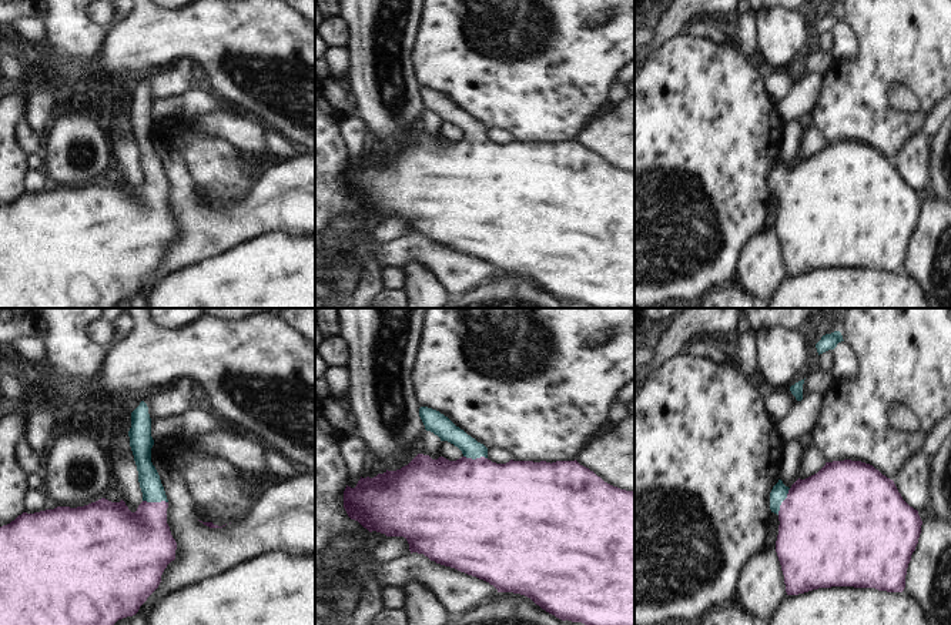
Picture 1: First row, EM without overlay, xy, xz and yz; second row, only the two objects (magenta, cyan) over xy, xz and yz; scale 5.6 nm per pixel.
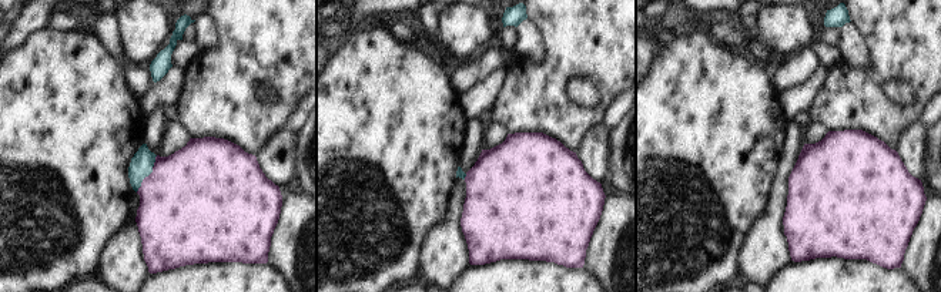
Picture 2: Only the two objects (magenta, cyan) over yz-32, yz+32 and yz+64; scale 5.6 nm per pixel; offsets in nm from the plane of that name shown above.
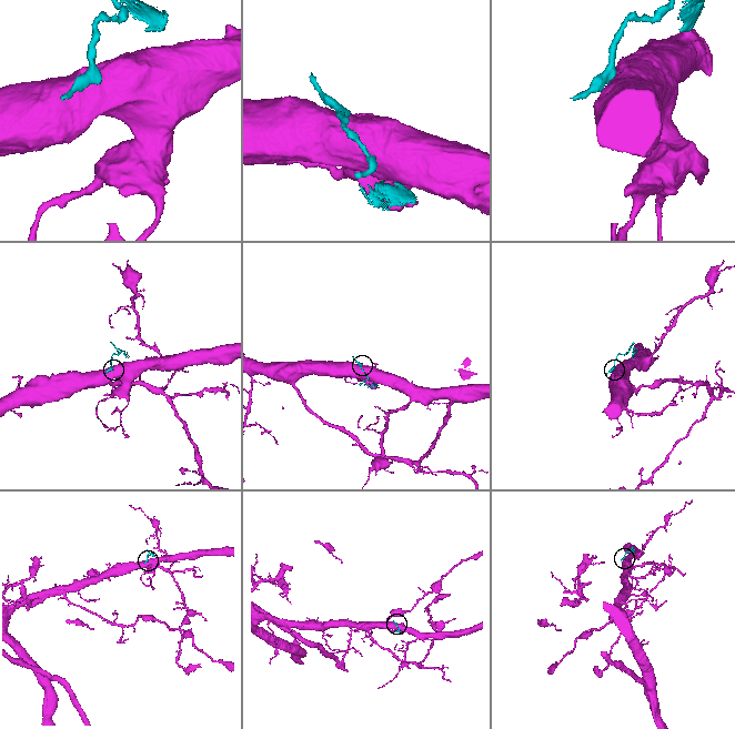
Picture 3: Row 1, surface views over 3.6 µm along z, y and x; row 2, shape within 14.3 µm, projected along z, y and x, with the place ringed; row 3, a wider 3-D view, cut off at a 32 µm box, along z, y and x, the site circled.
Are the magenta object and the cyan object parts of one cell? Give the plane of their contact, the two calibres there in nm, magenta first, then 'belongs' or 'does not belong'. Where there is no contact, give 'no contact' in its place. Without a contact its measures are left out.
contact in yz; calibres 480 and 90 nm; belongs

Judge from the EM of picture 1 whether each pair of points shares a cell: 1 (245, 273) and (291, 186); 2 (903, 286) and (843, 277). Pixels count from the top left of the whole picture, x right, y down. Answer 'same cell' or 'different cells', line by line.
1: different cells
2: same cell

